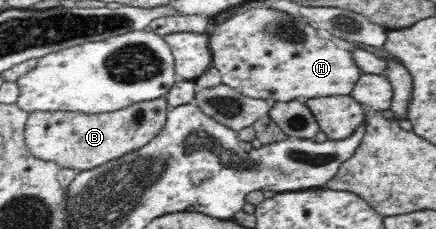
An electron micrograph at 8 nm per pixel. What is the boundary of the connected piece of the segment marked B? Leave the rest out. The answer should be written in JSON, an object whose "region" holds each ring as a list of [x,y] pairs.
{"region":[[[162,96],[112,112],[34,110],[28,113],[24,124],[25,143],[28,151],[39,160],[54,162],[60,168],[86,171],[146,146],[165,125],[170,108],[166,97]]]}

